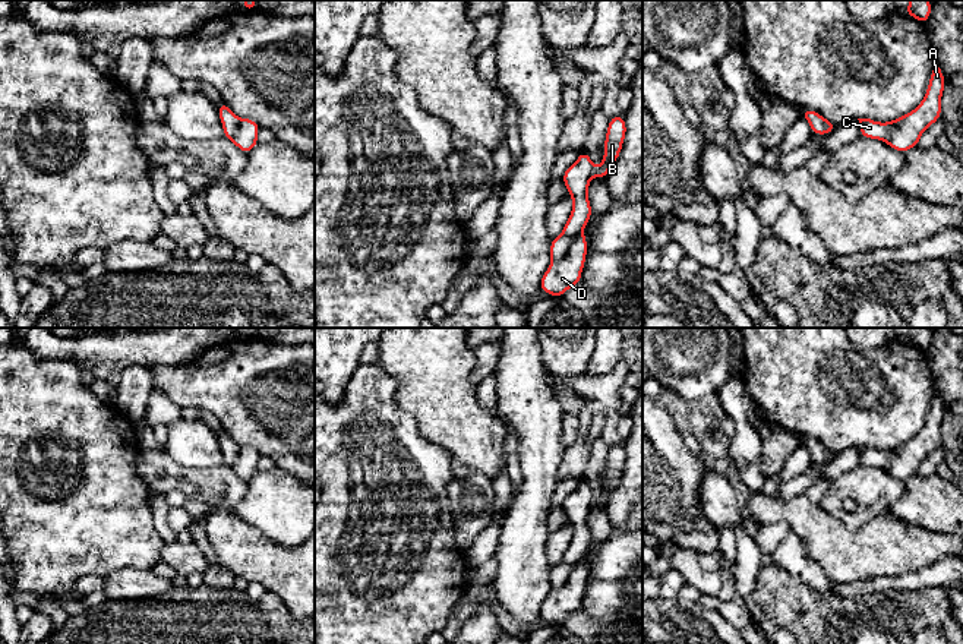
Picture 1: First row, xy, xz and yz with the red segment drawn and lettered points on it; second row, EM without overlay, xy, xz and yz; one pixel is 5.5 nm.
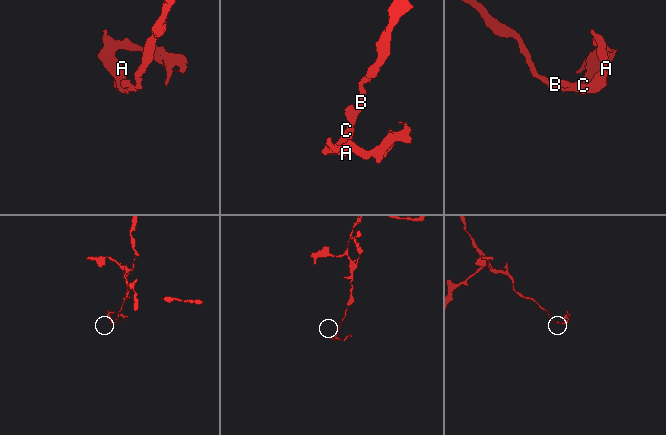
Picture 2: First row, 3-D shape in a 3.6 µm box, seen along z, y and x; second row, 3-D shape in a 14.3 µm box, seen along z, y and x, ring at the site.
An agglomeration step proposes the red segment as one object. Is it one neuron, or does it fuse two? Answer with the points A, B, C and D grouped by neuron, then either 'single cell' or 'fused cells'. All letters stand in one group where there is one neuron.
groups A B D / C; fused cells

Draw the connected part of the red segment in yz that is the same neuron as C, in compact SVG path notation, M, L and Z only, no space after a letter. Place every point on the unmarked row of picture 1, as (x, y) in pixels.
M858 446L861 464L868 467L887 468L891 463L893 449L874 449L871 446Z

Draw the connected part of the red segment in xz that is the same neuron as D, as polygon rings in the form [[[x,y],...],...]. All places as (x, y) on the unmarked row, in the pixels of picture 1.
[[[581,559],[571,571],[568,583],[552,590],[540,607],[540,618],[562,625],[566,618],[581,609],[582,596],[587,585],[587,566]]]

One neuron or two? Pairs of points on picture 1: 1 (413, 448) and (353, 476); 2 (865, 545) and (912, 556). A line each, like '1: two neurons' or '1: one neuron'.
1: one neuron
2: one neuron

